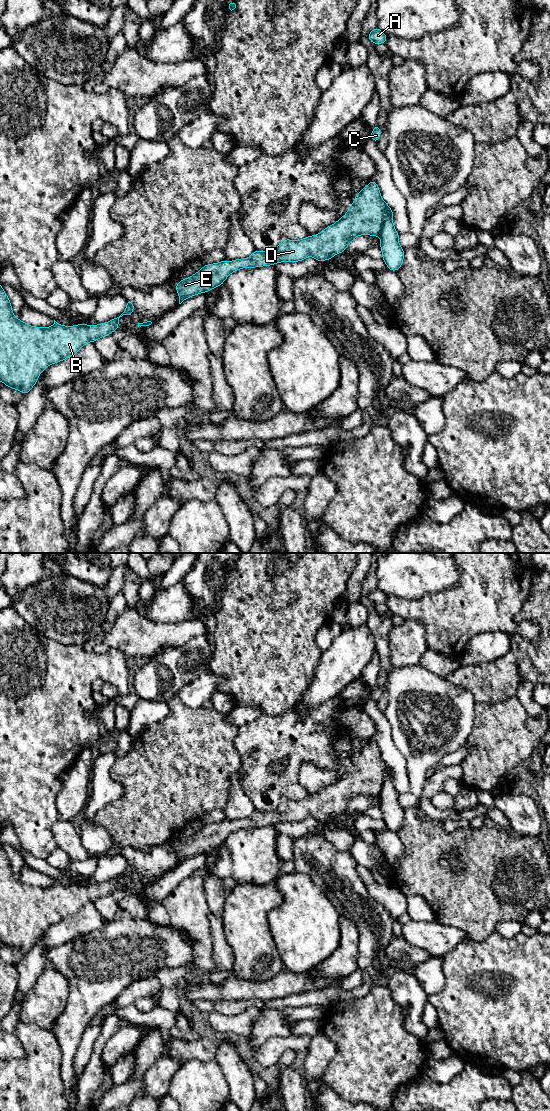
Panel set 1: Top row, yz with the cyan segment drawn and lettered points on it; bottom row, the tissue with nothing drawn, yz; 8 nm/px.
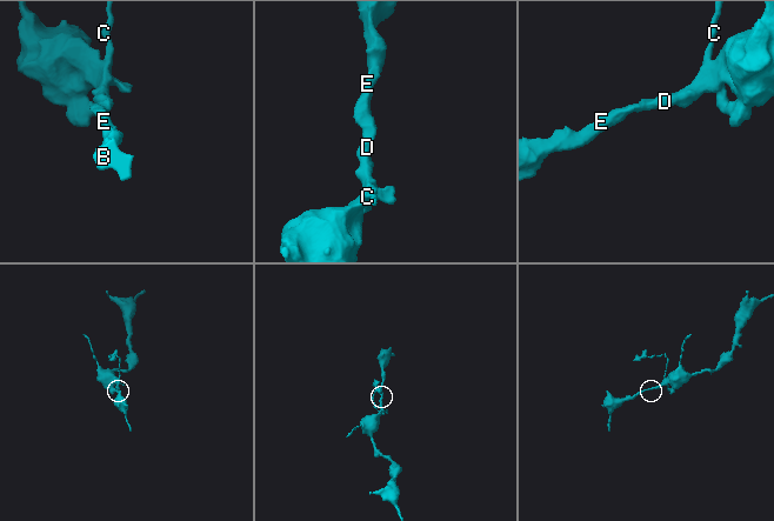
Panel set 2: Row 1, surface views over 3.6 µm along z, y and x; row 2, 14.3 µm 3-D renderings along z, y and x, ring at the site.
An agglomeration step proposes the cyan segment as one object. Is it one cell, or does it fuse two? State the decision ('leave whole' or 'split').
split

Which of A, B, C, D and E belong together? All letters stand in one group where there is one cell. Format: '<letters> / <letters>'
A C / B D E

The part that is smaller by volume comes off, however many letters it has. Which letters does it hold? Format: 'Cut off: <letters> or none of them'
Cut off: A, C

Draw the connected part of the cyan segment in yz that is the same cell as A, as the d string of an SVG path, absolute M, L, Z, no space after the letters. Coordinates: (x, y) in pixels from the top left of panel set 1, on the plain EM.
M376 587L368 594L368 598L372 603L377 605L386 603L388 597L385 595L383 591L381 591L378 587Z

